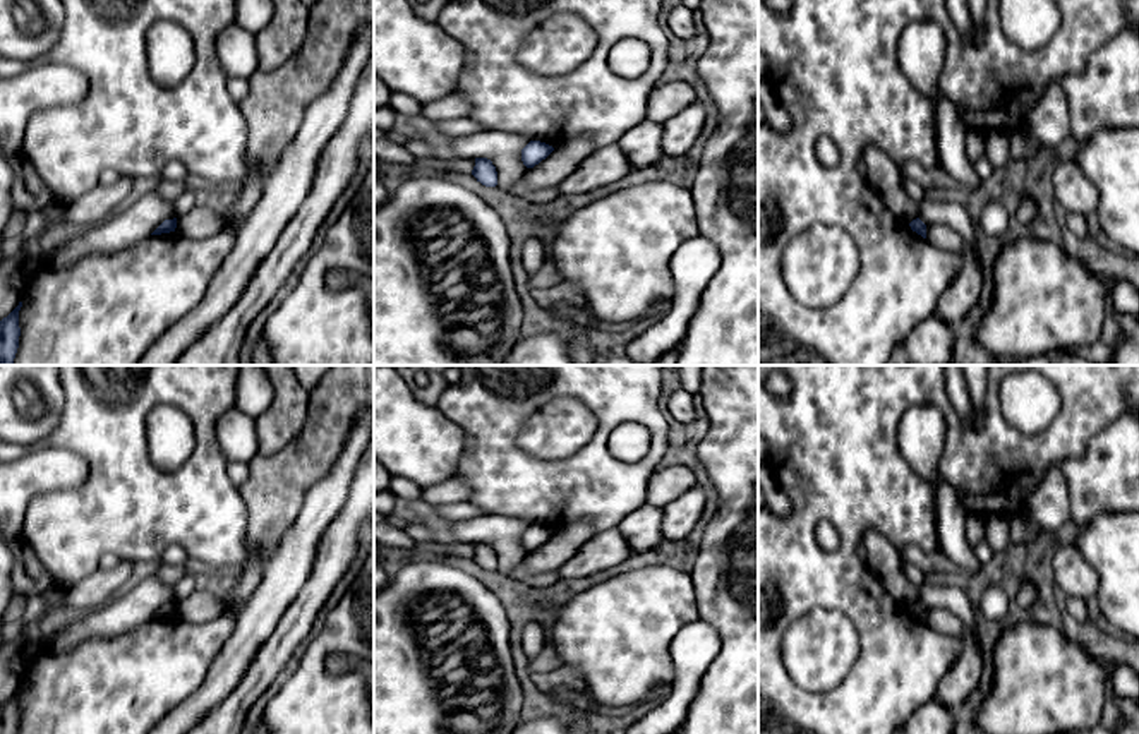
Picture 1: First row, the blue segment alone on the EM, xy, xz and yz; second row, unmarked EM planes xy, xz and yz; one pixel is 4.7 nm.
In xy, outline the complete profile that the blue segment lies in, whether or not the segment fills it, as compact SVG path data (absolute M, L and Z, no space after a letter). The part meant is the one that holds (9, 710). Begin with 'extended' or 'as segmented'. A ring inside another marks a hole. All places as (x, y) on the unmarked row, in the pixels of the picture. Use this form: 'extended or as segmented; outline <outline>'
as segmented; outline M22 686L0 705L0 734L17 734L19 732L19 695L22 691Z

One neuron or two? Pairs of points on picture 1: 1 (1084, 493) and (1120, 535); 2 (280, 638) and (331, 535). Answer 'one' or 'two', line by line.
1: two
2: one

